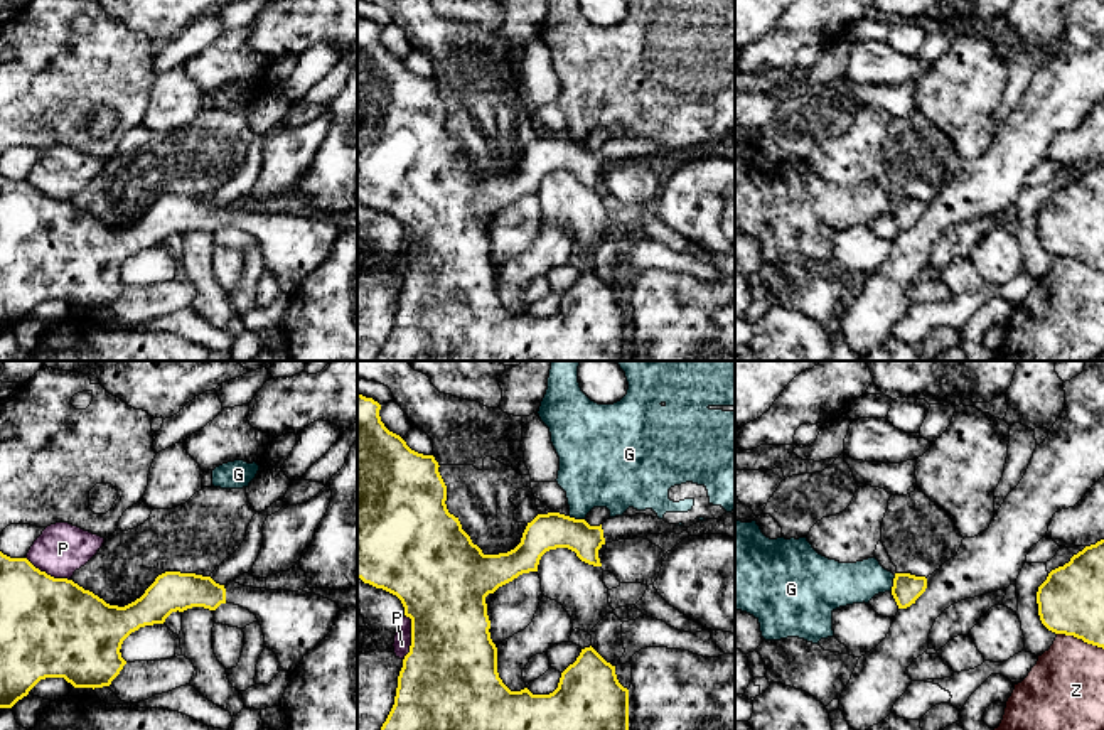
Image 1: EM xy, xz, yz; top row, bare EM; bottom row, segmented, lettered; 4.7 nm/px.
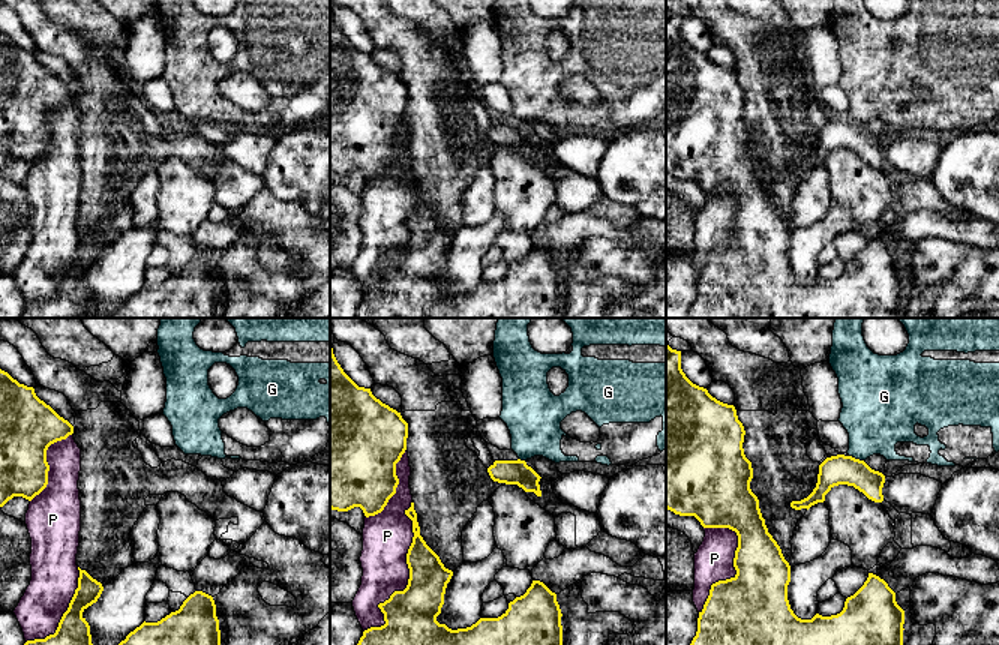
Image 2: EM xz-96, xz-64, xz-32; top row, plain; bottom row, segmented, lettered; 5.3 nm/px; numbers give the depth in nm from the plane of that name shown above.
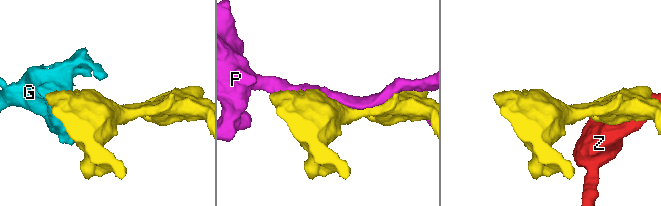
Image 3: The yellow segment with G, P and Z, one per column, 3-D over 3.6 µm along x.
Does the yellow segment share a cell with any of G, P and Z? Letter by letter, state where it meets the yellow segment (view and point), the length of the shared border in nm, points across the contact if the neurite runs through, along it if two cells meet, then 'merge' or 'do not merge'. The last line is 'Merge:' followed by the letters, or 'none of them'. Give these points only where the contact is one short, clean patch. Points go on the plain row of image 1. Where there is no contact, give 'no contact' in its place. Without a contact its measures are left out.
G: yz (894, 206) | 80 nm | along yz (895, 198), (890, 213) | do not merge
P: xz (412, 260) | 220 nm | do not merge
Z: yz (1081, 260) | 240 nm | do not merge
Merge: none of them

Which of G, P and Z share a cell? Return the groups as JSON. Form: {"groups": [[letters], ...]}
{"groups": [["G"], ["P"], ["Z"]]}

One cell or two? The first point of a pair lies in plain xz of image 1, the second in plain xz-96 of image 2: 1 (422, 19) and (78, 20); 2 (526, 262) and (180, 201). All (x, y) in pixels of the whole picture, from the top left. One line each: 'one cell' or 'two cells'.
1: two cells
2: two cells

